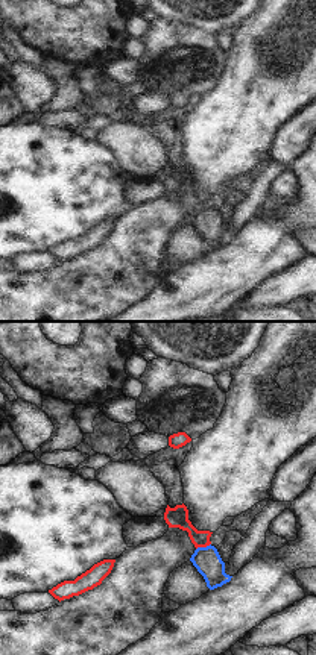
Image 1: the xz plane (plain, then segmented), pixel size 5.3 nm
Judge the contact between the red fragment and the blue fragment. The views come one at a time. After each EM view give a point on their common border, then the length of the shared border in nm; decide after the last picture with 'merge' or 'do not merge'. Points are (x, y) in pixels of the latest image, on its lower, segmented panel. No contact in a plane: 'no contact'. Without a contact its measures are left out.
meets red at (202, 546); contact 90 nm long

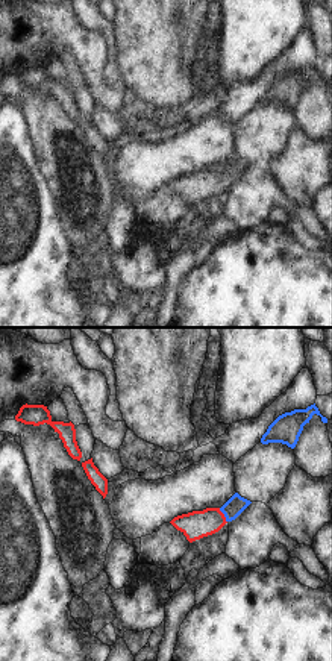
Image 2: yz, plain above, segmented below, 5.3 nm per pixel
meets red at (223, 516); contact 90 nm long

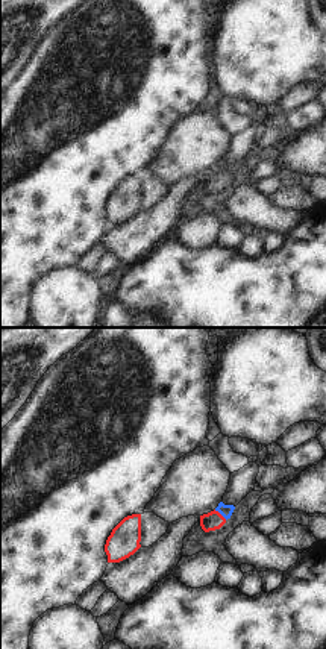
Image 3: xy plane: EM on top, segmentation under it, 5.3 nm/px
meets red at (219, 513); contact 90 nm long

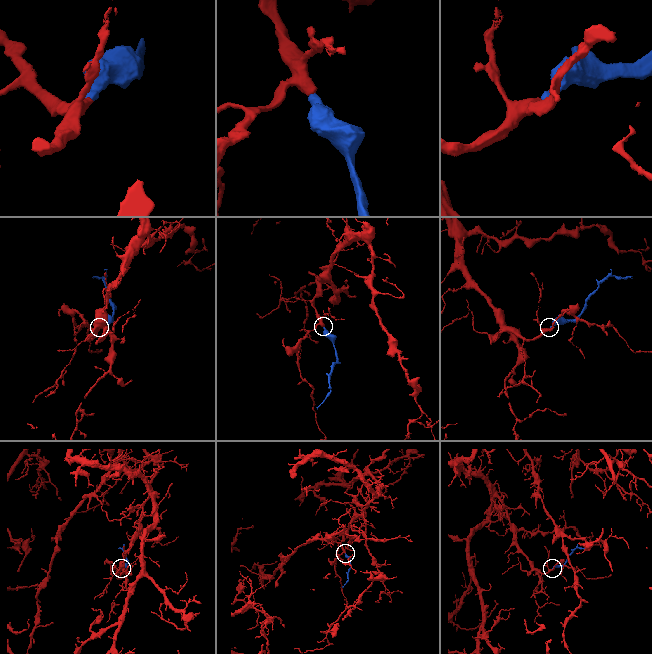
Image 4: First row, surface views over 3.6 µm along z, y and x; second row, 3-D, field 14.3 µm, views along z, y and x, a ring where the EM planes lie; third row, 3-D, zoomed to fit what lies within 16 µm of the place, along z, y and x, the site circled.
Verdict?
merge

